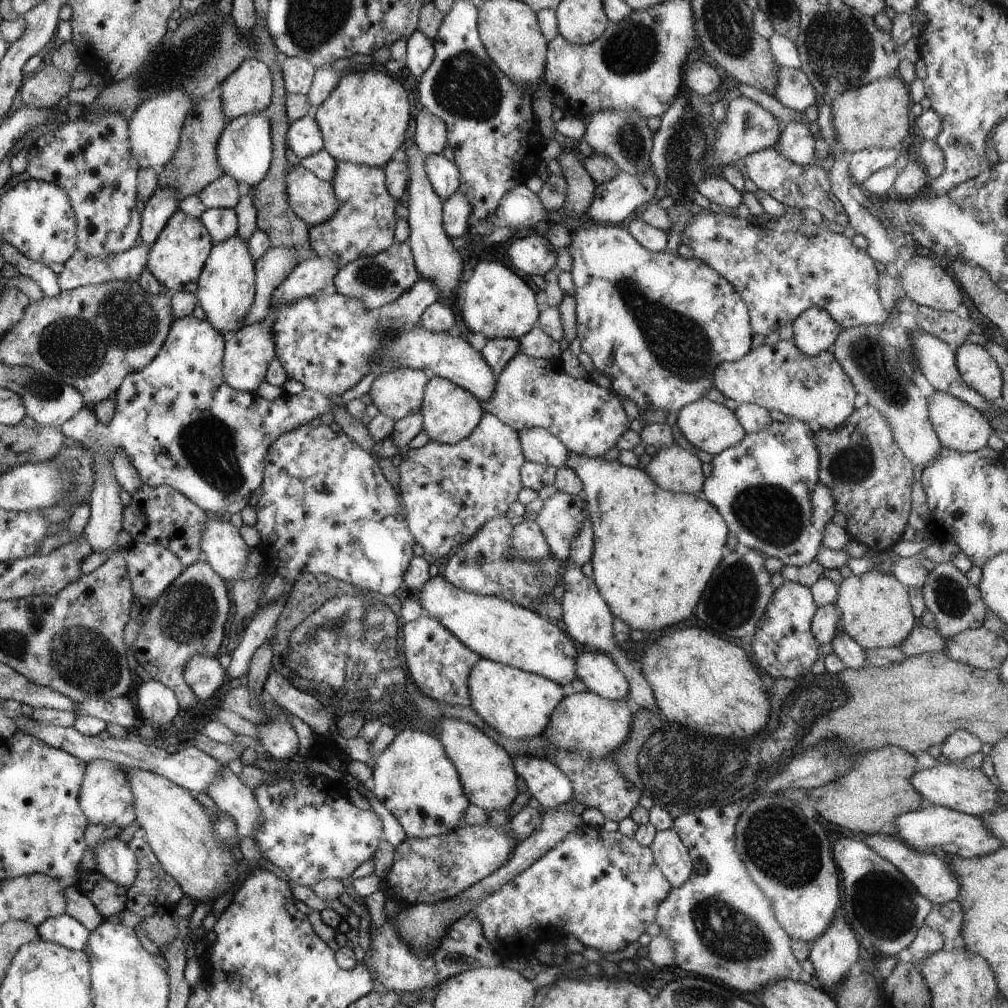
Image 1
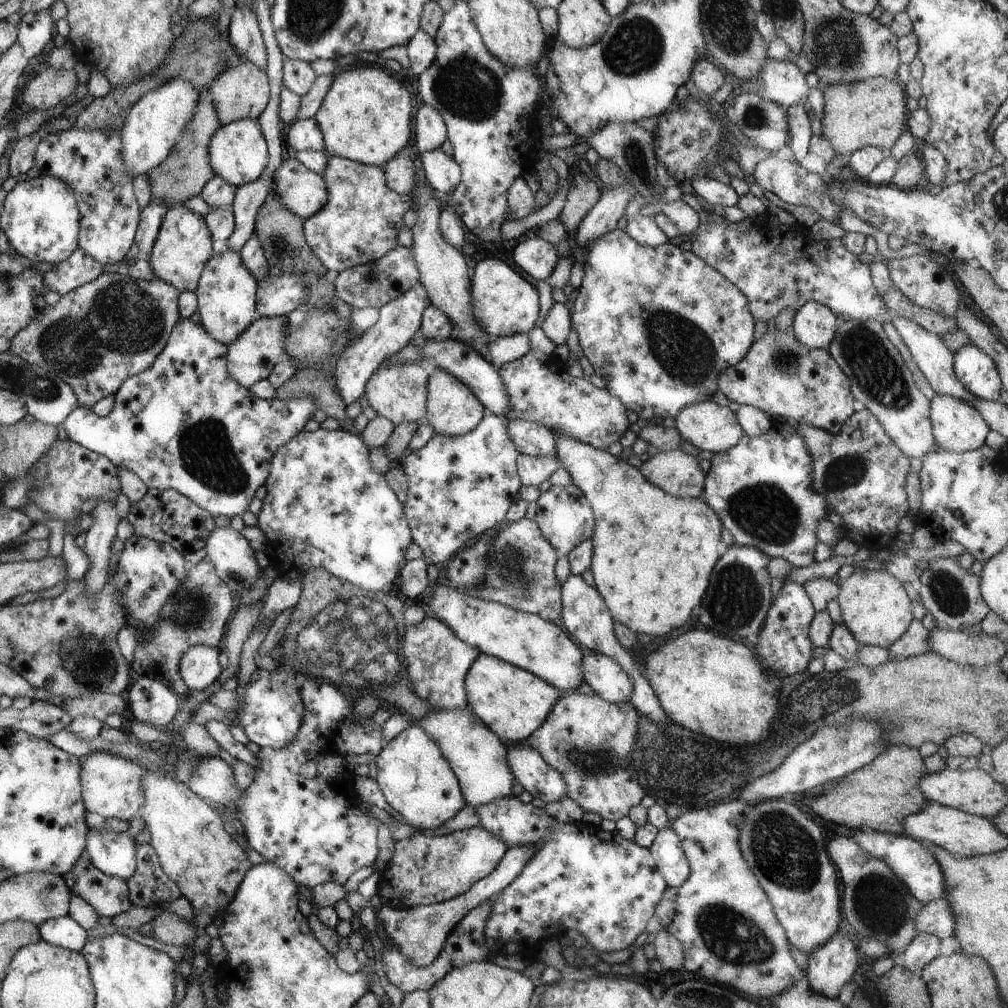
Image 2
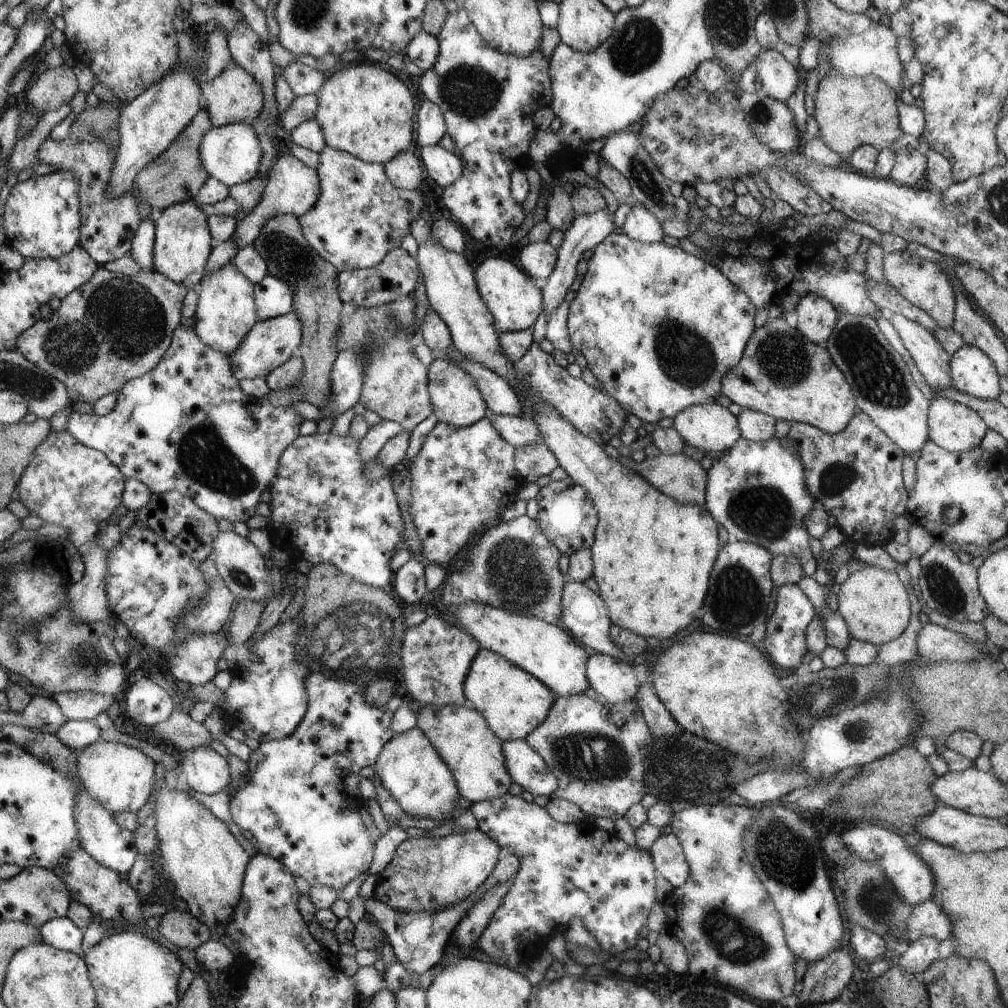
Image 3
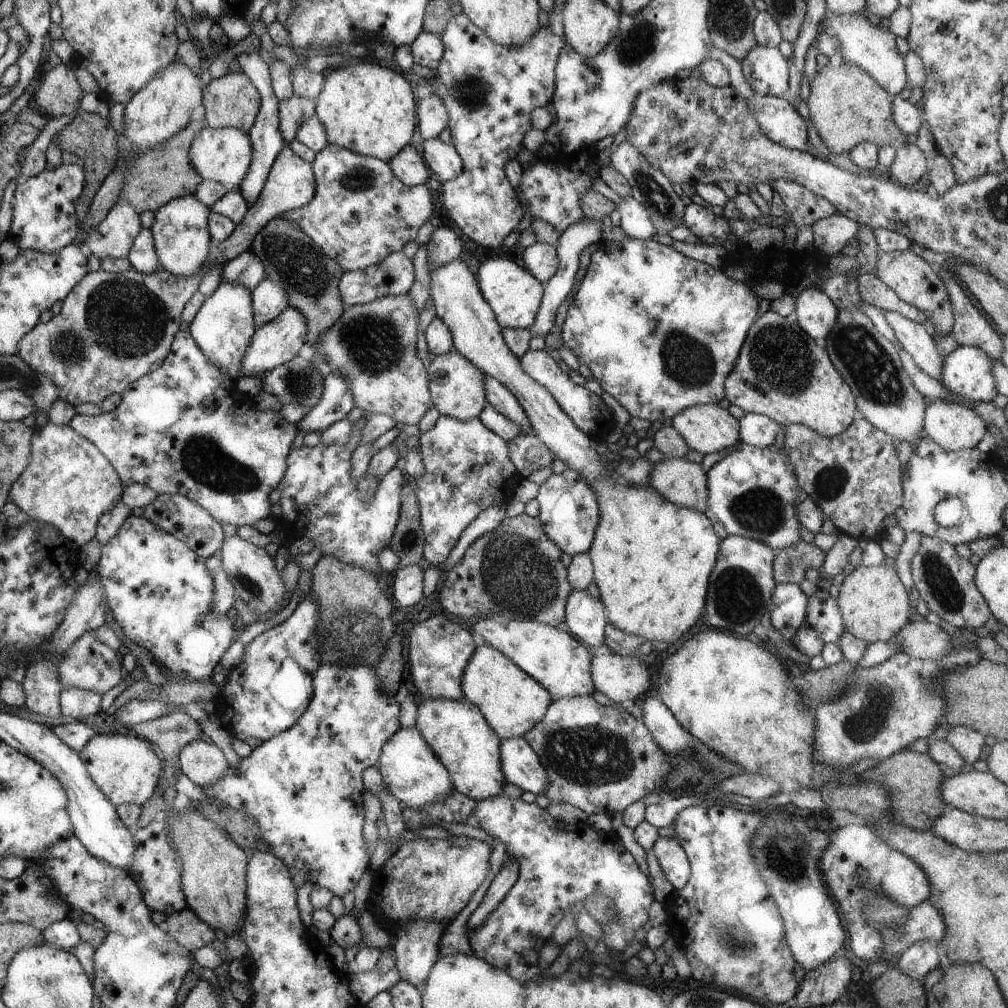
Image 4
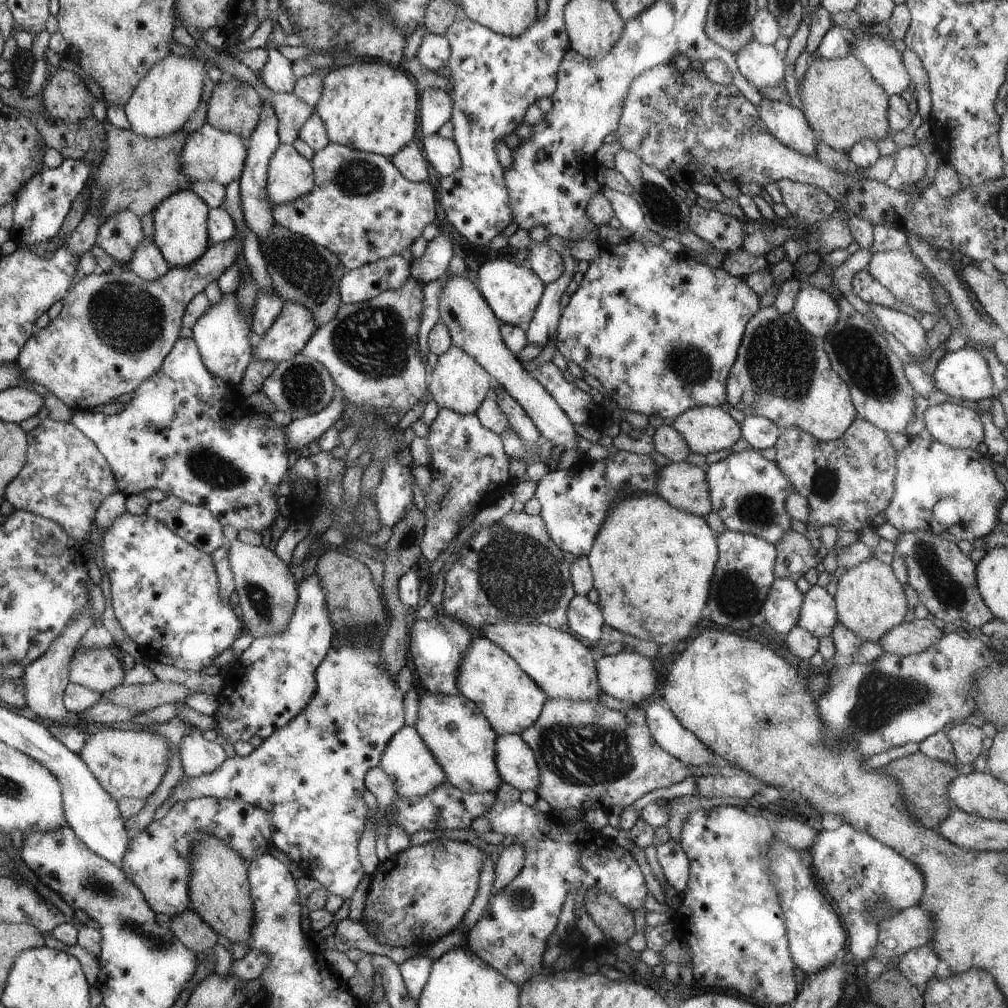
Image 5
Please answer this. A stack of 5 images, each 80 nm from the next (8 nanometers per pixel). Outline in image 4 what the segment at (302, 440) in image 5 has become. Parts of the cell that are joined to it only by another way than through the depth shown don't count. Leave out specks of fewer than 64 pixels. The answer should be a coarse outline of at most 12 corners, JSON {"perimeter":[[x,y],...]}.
{"perimeter":[[327,372],[321,402],[297,421],[299,434],[322,432],[355,406],[345,377]]}

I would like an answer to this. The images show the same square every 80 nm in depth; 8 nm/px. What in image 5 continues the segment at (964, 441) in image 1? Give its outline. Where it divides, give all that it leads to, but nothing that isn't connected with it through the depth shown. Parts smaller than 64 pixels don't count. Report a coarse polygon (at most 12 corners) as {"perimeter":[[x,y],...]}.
{"perimeter":[[952,402],[928,407],[925,428],[938,442],[976,450],[980,415]]}

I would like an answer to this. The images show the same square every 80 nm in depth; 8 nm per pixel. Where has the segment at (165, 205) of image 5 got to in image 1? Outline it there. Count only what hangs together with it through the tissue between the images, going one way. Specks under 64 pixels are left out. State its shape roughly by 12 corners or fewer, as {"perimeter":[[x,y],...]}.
{"perimeter":[[178,209],[149,248],[169,293],[195,293],[212,250],[198,217]]}

